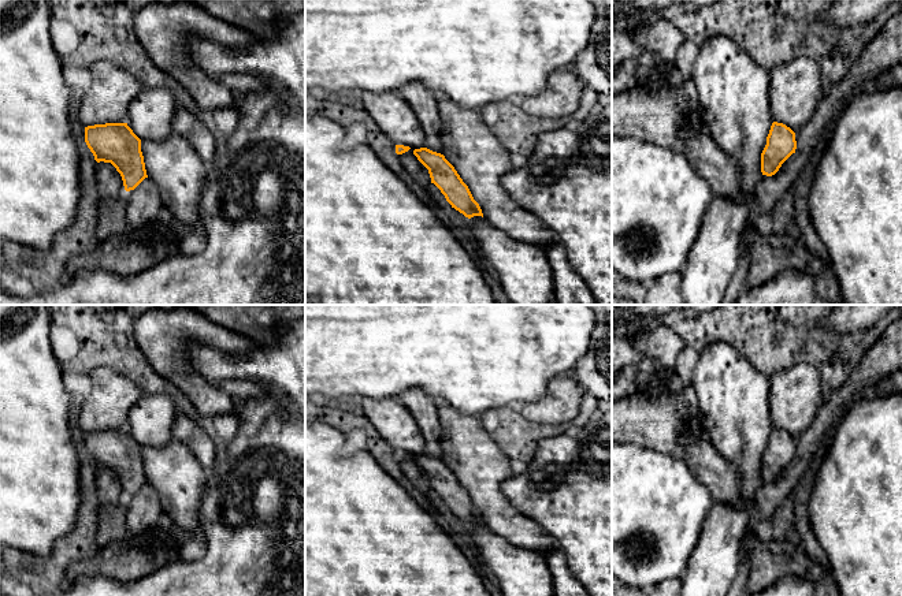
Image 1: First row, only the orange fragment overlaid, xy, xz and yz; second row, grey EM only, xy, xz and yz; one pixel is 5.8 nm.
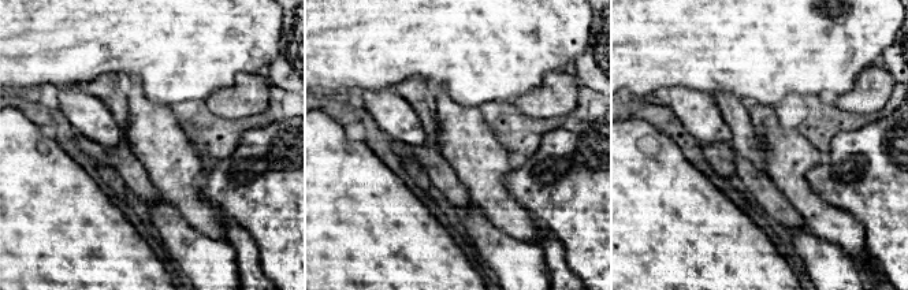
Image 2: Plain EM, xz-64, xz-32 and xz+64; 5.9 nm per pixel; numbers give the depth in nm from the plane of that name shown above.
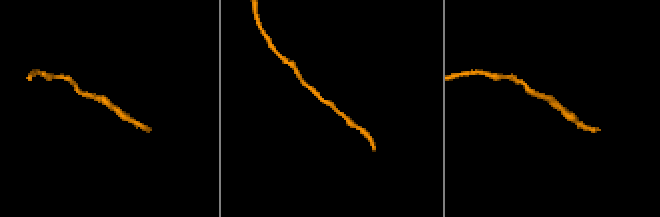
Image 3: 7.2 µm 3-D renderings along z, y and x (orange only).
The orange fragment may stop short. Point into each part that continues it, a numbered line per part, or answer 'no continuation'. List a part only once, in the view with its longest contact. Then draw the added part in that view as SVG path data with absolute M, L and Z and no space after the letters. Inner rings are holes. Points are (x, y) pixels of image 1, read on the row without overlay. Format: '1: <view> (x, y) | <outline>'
no continuation

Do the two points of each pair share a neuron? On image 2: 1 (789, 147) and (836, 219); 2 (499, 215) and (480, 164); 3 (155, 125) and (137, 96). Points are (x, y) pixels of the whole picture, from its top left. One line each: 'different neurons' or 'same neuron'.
1: same neuron
2: same neuron
3: same neuron

